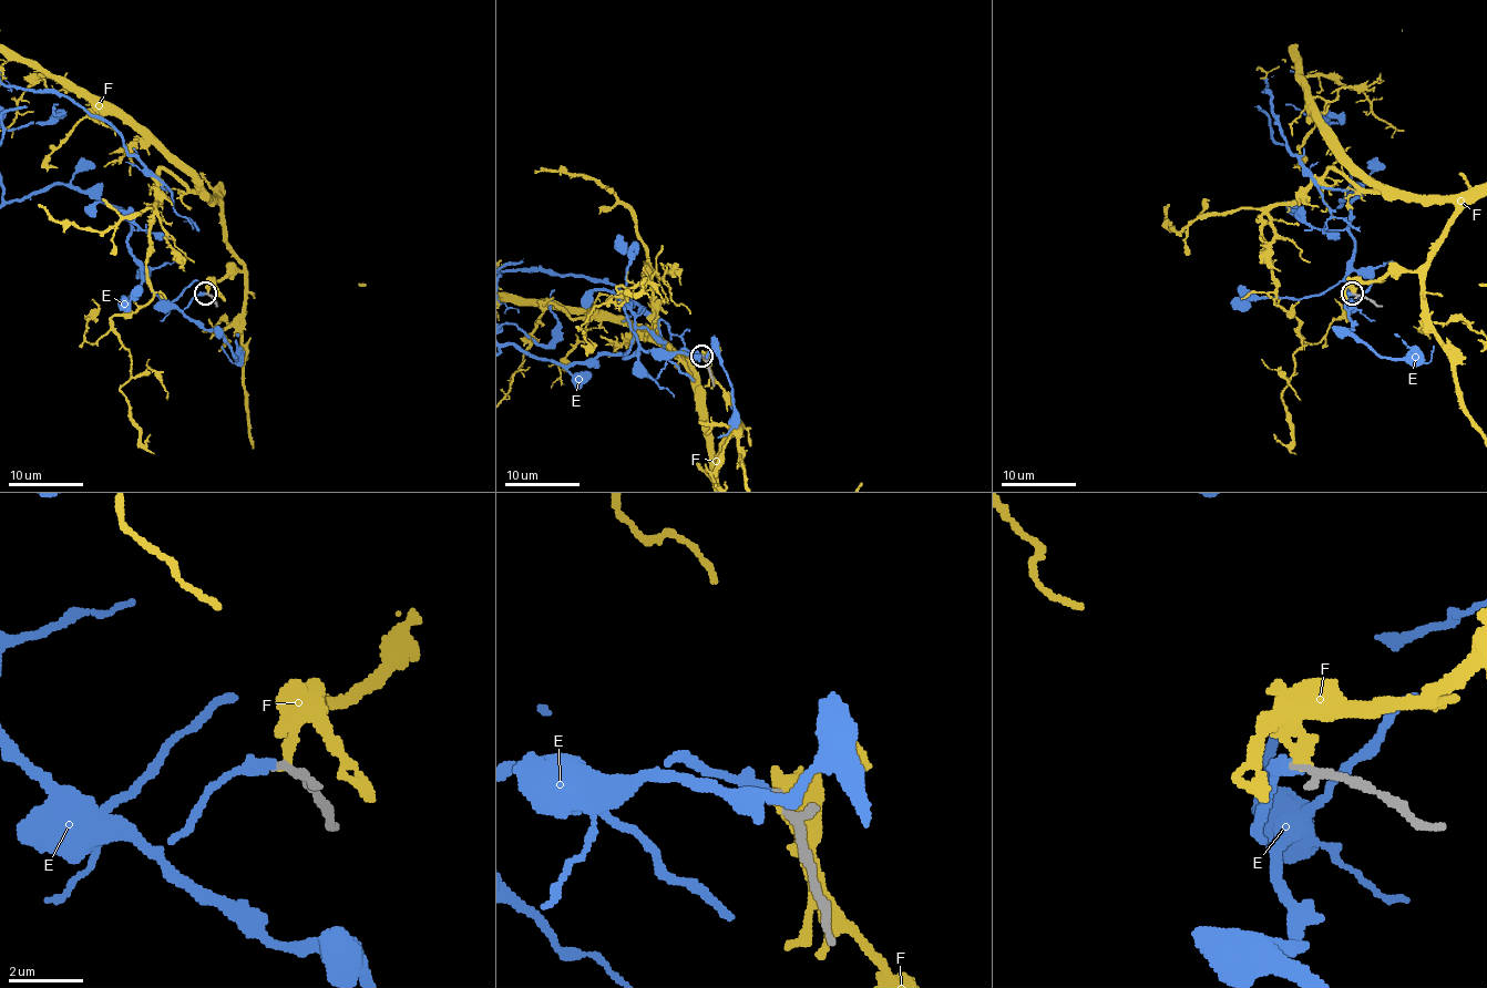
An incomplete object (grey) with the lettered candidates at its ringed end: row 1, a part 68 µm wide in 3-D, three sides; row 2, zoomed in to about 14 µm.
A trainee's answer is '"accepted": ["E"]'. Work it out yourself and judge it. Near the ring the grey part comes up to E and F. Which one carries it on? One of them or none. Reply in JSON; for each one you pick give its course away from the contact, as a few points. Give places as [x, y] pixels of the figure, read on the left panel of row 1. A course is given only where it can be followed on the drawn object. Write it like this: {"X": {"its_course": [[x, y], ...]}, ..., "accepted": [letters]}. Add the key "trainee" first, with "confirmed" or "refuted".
{"trainee": "confirmed", "accepted": ["E"]}

